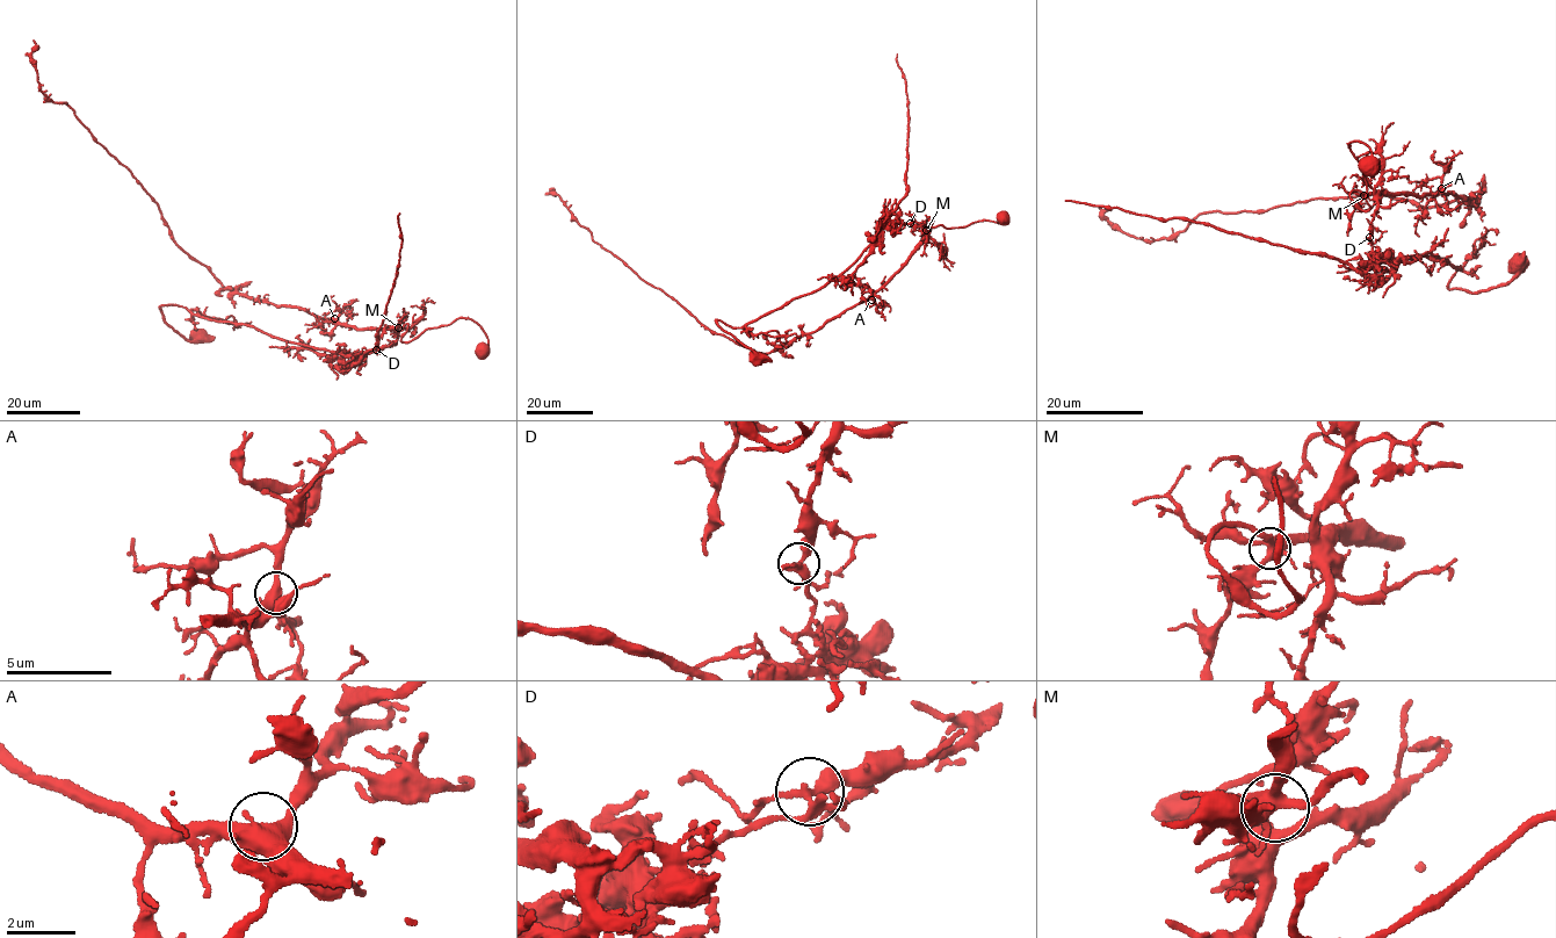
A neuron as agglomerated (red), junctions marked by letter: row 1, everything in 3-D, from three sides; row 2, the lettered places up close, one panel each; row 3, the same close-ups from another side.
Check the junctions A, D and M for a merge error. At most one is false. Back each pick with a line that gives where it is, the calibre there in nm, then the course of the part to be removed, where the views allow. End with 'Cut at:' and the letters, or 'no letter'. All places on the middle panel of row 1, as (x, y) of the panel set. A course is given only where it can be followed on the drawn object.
D: Place: (910, 223). Thickness 280 nm. Course of the part to remove: (909, 224), (925, 239), (883, 284), (764, 353), (701, 324), (594, 242), (549, 192)
Cut at: D

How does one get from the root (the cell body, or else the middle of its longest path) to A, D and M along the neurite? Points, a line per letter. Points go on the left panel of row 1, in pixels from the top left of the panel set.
A: (200, 334), (186, 339), (160, 307), (185, 307), (362, 360), (397, 337), (390, 327), (361, 330), (334, 318)
D: (200, 334), (186, 339), (167, 324), (160, 307), (185, 307), (362, 360), (376, 350)
M: (200, 334), (186, 339), (167, 324), (160, 307), (185, 307), (362, 360), (392, 343), (398, 327)

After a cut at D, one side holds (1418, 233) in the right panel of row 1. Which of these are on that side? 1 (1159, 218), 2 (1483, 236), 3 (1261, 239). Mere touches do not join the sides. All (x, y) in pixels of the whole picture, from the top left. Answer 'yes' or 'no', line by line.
1: no
2: no
3: no

